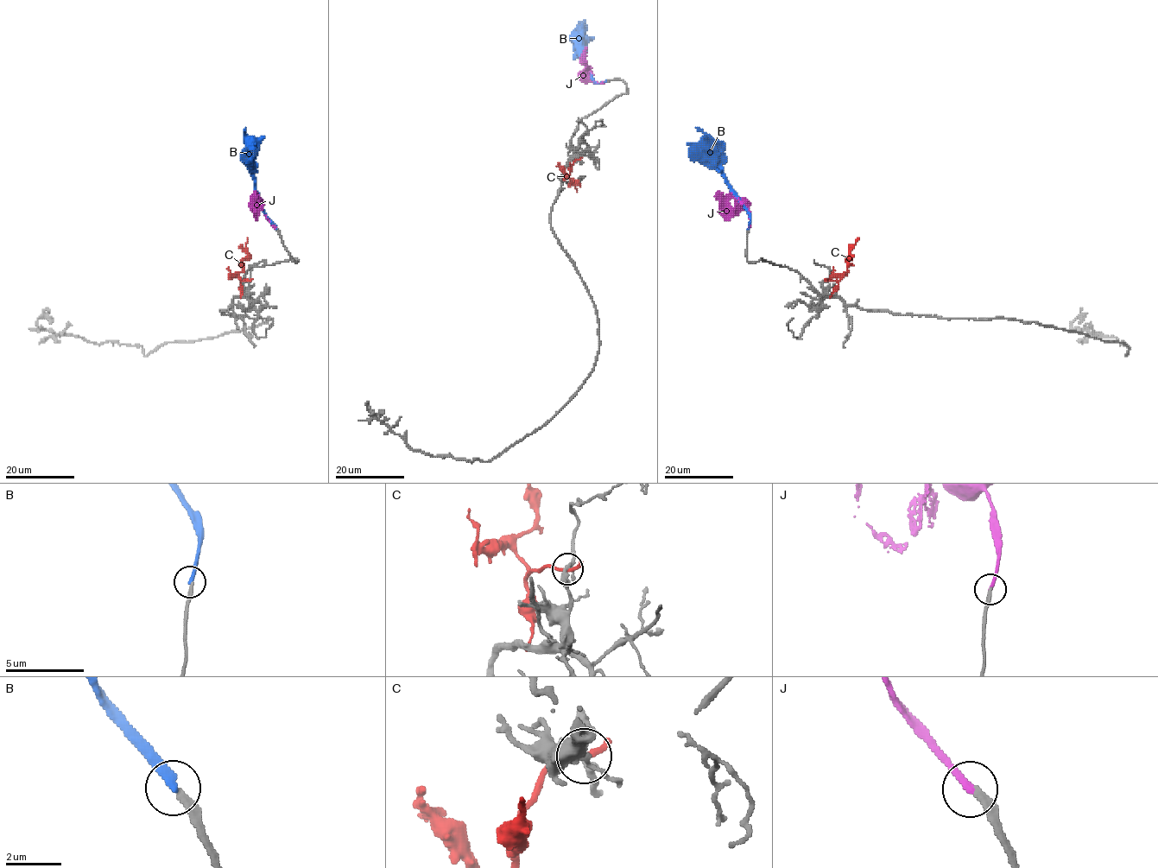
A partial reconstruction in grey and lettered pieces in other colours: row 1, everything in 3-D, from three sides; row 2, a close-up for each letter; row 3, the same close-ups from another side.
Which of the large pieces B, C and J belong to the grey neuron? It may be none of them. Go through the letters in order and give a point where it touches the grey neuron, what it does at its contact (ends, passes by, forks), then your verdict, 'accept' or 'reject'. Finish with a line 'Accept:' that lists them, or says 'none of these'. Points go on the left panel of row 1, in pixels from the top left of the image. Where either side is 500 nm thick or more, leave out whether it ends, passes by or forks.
B: (275, 228) | it ends | reject
C: (249, 280) | it ends | reject
J: (275, 229) | it ends | accept
Accept: J

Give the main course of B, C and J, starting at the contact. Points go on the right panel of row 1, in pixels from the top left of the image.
B: (748, 228), (749, 216), (714, 166), (713, 143), (696, 127)
C: (825, 280), (838, 281), (843, 276), (847, 268), (845, 260), (858, 237)
J: (748, 228), (749, 211), (746, 206), (728, 205), (718, 191)

